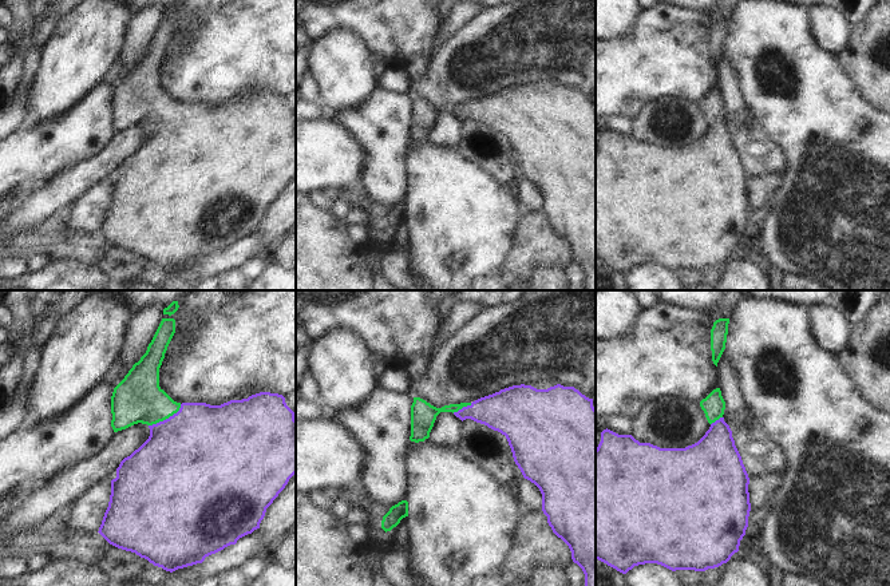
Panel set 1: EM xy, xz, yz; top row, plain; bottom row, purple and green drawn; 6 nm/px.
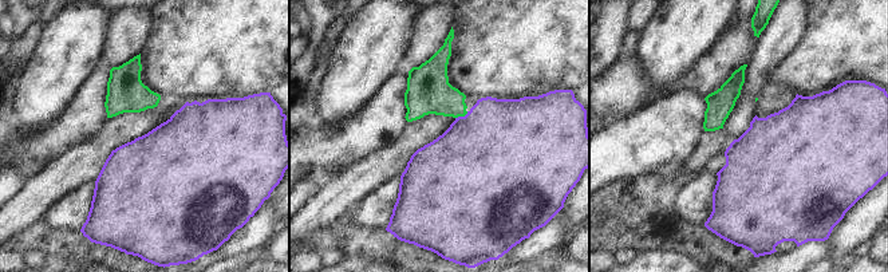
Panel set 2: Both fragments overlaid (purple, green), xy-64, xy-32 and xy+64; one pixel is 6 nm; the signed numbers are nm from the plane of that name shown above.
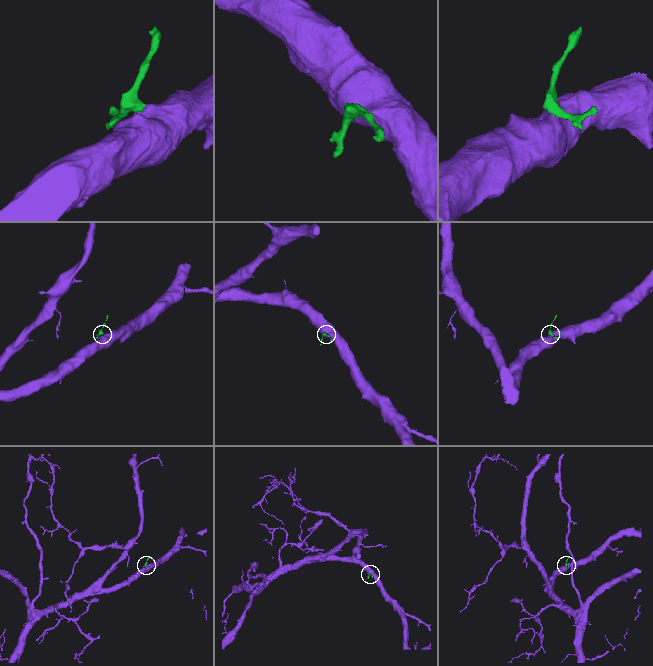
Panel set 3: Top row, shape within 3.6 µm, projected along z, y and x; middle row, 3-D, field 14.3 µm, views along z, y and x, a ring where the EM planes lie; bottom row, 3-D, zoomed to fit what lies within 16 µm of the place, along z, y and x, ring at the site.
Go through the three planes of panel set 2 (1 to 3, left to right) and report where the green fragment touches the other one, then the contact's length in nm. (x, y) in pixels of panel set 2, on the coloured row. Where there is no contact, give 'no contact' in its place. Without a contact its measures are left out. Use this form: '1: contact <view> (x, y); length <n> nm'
1: no contact
2: contact xy-32 (461, 117); length 90 nm
3: no contact

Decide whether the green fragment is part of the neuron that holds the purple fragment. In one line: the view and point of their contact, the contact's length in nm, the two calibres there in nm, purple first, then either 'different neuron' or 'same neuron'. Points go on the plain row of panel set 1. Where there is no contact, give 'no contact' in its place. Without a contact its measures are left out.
meets purple in xy at (166, 119); contact 240 nm long; 500 nm thick on the purple side, 300 nm on the other; same neuron

